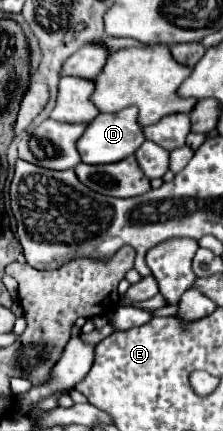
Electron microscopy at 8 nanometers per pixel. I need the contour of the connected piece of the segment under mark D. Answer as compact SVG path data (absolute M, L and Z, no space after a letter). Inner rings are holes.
M126 107L118 113L100 113L80 137L78 153L86 165L108 165L134 155L144 141L146 137L138 123L138 107Z

